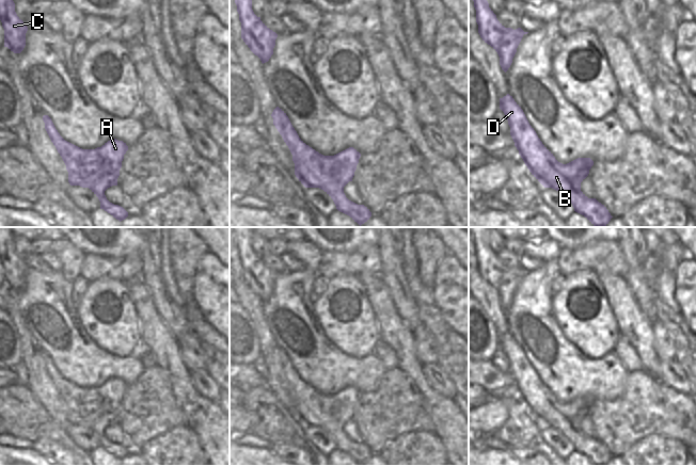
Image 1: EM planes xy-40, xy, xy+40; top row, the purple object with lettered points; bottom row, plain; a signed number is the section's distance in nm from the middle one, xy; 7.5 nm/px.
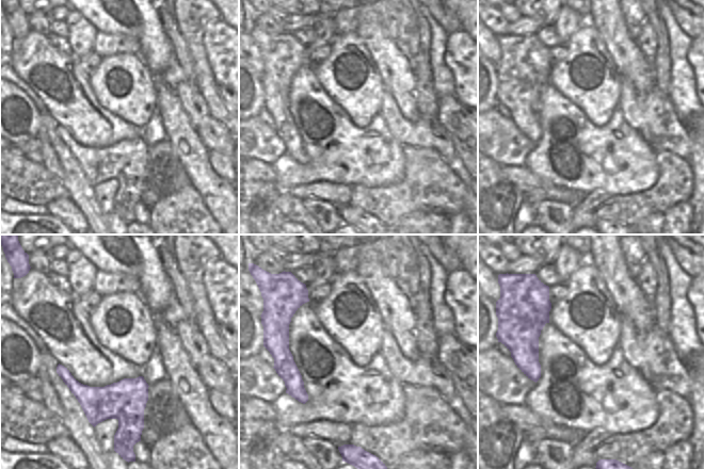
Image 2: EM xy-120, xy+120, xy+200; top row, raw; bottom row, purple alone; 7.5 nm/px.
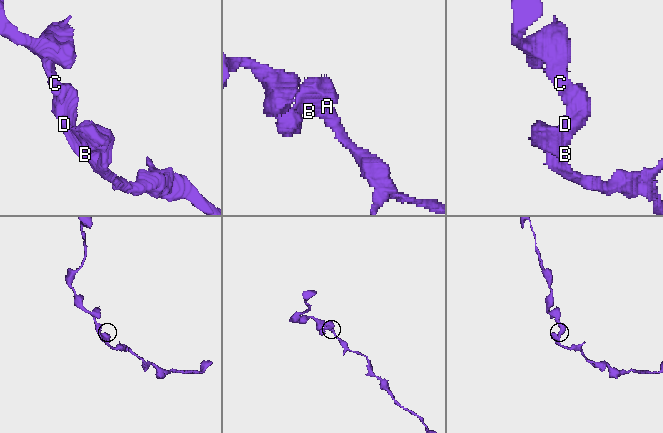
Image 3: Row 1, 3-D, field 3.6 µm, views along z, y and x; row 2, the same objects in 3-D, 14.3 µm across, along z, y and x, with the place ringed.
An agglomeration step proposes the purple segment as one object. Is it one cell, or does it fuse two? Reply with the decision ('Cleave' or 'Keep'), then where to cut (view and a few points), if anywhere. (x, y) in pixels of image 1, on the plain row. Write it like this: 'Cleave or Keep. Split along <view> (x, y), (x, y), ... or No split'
Keep. No split

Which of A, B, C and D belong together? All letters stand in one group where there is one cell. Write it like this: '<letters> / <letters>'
A B C D

